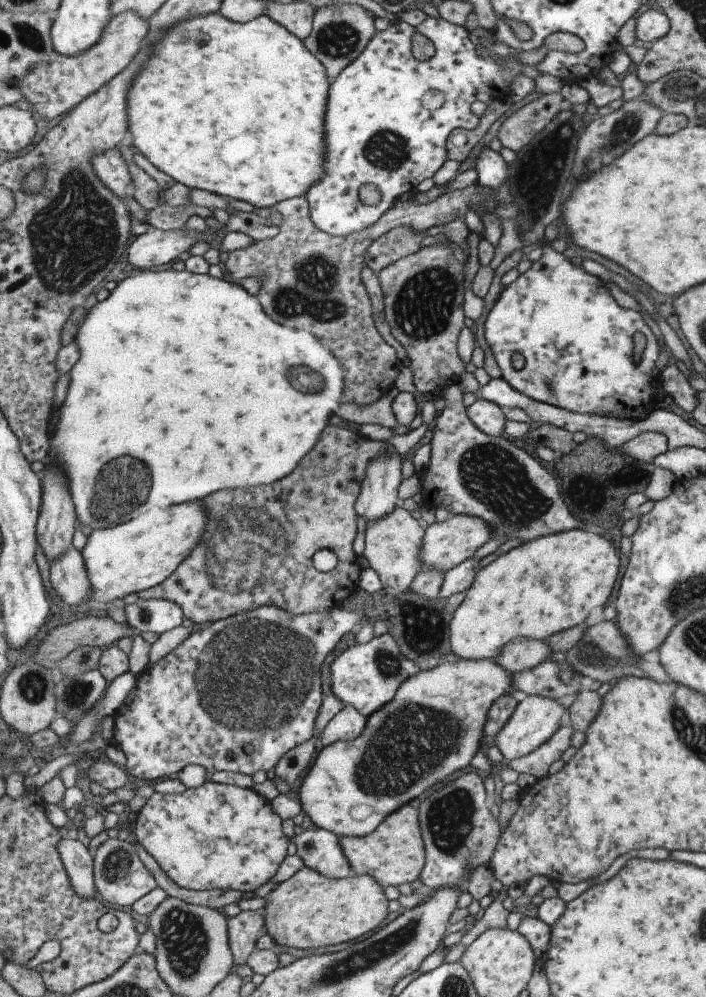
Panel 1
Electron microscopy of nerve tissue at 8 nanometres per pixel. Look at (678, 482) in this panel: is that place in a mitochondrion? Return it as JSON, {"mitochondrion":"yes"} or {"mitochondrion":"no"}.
{"mitochondrion":"no"}

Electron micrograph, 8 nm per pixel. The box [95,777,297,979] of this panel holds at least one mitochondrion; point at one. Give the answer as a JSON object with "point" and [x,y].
{"point":[116,865]}

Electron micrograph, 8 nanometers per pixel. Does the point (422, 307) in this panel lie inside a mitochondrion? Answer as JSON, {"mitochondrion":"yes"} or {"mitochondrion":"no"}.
{"mitochondrion":"yes"}

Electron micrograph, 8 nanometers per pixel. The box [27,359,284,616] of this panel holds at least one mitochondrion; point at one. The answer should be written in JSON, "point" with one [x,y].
{"point":[120,497]}

